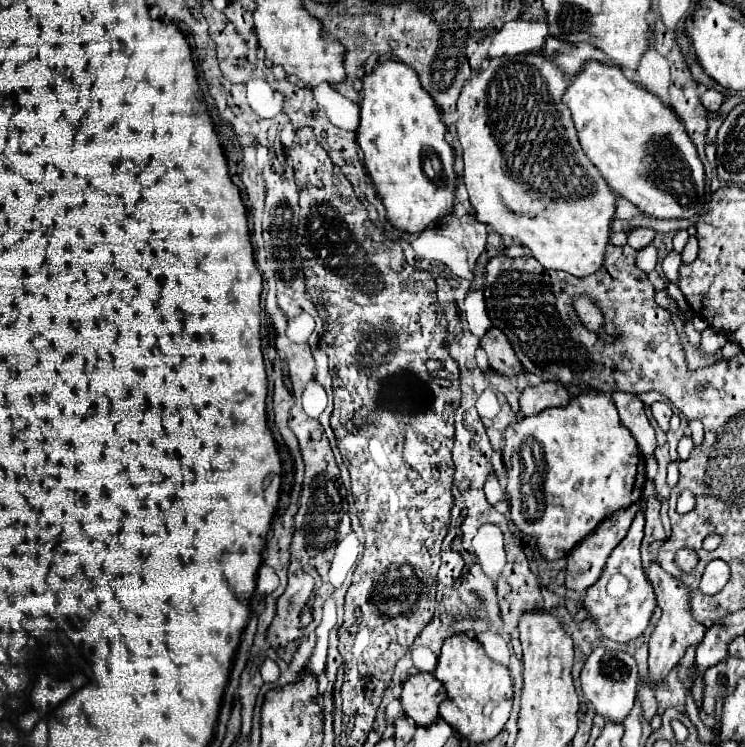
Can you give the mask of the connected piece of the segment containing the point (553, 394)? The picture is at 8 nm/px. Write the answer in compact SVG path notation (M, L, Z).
M539 383L535 387L527 387L519 399L521 413L525 417L541 413L549 407L569 405L569 401L571 401L571 395L561 383Z

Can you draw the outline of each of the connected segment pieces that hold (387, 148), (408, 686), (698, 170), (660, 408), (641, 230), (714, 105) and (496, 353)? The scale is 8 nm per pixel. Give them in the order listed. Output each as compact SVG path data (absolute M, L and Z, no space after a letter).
M383 61L361 77L359 91L359 127L357 143L363 151L365 169L375 183L377 195L385 205L387 219L393 227L407 233L421 233L423 229L437 225L439 219L453 207L455 171L453 171L453 149L445 141L445 123L439 117L439 109L433 97L421 87L417 73L401 61Z
M431 673L411 675L403 683L401 705L407 717L411 717L419 727L429 727L439 715L439 705L447 697L443 683Z
M591 59L571 79L563 95L563 103L571 109L583 151L617 195L625 197L641 213L655 219L689 219L699 211L705 197L703 163L699 161L695 145L689 139L681 119L667 105L663 105L657 95L629 81L617 65L605 65Z
M659 401L659 403L653 403L651 405L651 411L653 411L653 417L655 417L655 421L657 421L657 425L663 429L663 431L667 431L669 429L669 419L671 419L671 407L667 405L667 403L663 403L663 401Z
M635 227L627 233L627 243L633 247L633 249L641 249L645 245L649 245L653 241L653 235L655 231L653 229L645 229L645 227Z
M707 89L703 95L701 95L701 105L705 105L707 111L719 111L721 103L723 103L723 95L715 89Z
M491 329L483 339L481 339L481 349L487 353L489 365L491 369L495 369L497 373L509 377L509 379L517 379L525 369L521 367L521 361L517 359L509 339L505 337L505 333L501 333L499 329Z

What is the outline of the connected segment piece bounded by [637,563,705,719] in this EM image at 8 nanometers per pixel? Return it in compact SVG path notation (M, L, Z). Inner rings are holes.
M651 563L647 569L647 579L653 583L655 595L657 595L657 605L661 607L661 619L649 639L649 673L647 679L639 683L637 687L637 701L641 703L641 713L645 719L651 719L657 713L657 699L653 693L655 683L663 681L667 677L667 671L671 671L677 661L685 655L685 649L689 645L699 645L705 635L705 627L697 623L691 613L689 613L689 589L679 583L675 577L665 573L659 563Z

